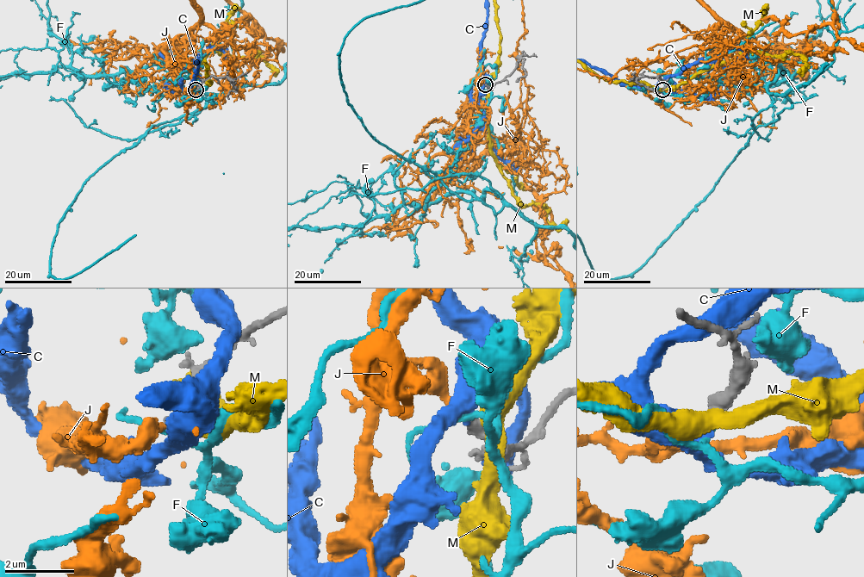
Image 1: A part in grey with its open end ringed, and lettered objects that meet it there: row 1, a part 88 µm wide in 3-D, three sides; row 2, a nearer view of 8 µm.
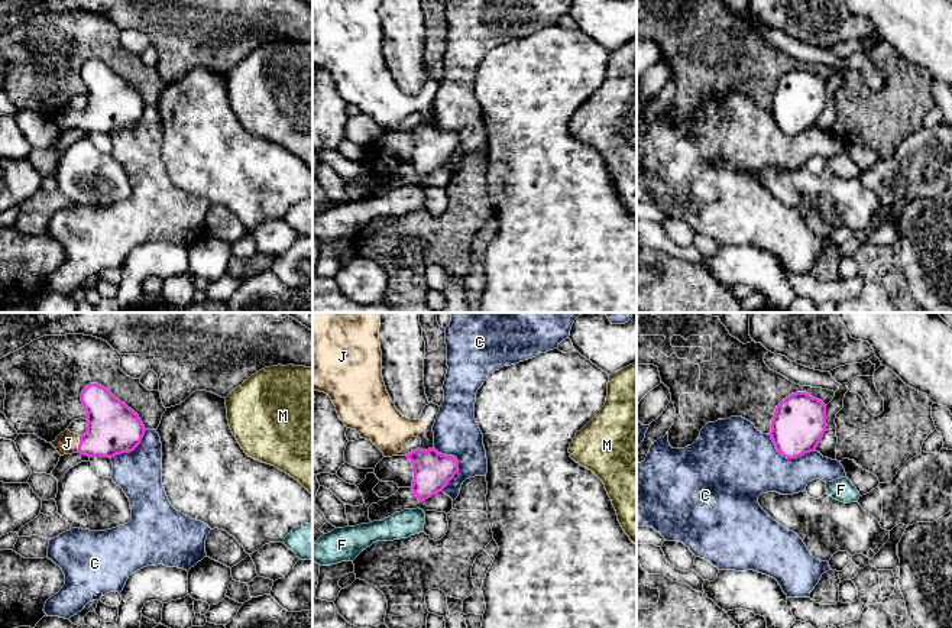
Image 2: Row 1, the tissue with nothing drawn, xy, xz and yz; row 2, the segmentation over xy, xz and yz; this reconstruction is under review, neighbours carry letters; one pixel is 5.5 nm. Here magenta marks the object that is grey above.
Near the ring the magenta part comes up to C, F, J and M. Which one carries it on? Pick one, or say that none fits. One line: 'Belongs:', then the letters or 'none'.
Belongs: J

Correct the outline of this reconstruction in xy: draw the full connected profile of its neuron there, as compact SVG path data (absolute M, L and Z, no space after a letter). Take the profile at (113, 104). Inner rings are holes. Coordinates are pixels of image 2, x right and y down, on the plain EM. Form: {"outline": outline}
{"outline": "M98 59L87 61L81 68L87 88L87 107L81 111L65 106L51 120L64 130L114 133L133 127L145 111L139 91L109 65Z"}

